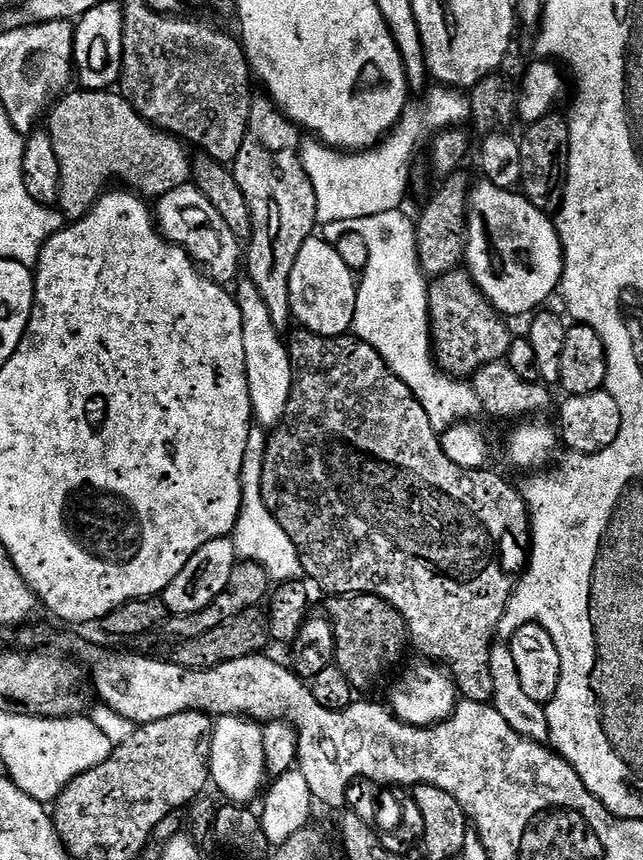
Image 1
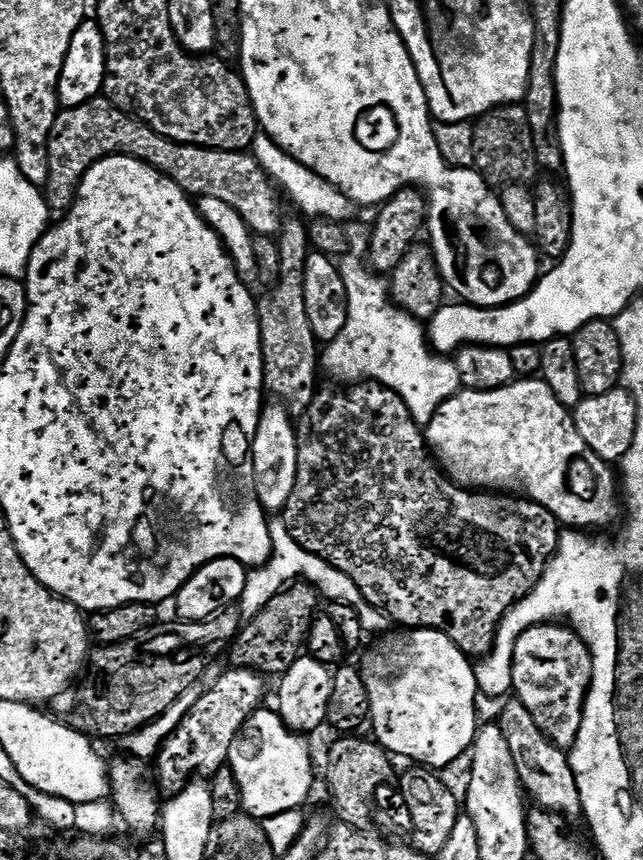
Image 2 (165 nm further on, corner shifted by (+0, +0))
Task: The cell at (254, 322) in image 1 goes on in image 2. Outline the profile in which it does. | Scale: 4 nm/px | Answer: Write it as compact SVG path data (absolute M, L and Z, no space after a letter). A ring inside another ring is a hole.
M279 402L265 403L260 409L258 430L252 443L252 461L254 462L254 478L258 498L265 512L269 514L283 513L286 502L290 502L290 494L294 492L294 482L298 478L298 438L294 417Z

